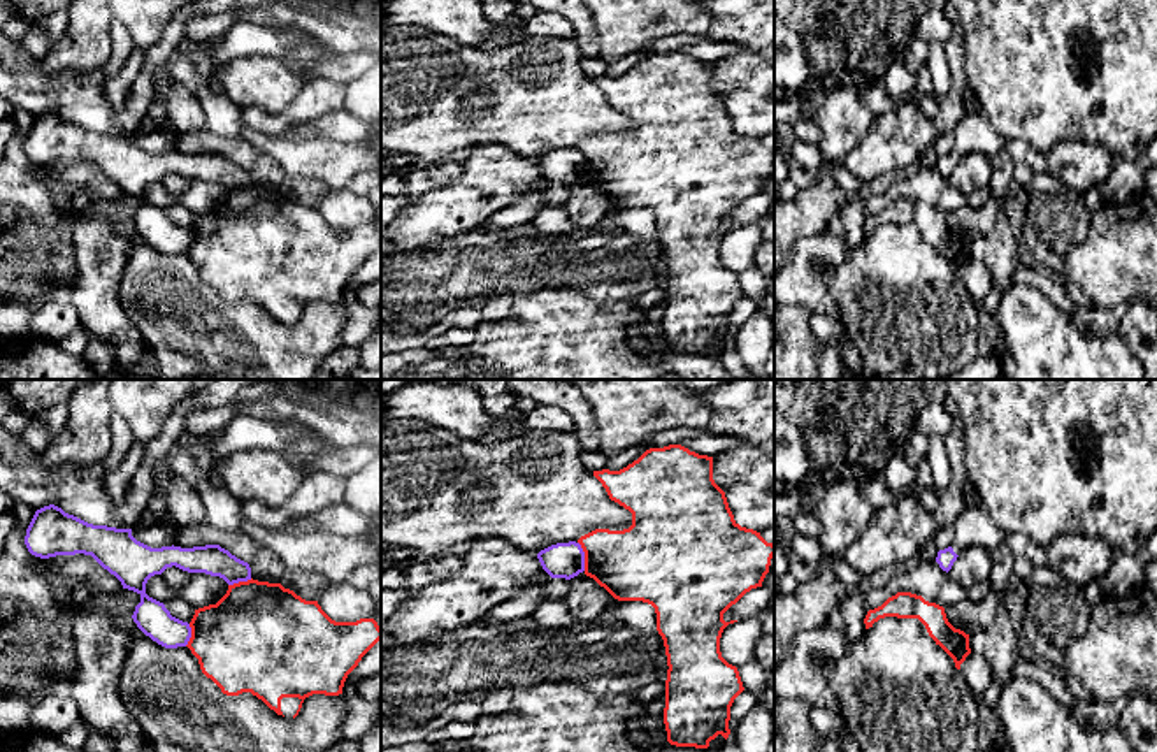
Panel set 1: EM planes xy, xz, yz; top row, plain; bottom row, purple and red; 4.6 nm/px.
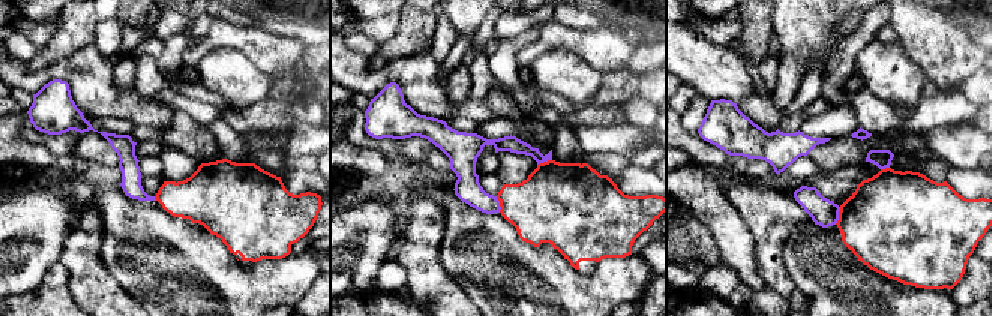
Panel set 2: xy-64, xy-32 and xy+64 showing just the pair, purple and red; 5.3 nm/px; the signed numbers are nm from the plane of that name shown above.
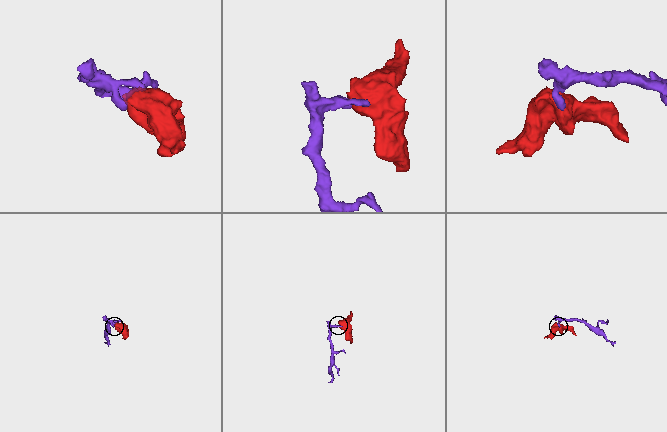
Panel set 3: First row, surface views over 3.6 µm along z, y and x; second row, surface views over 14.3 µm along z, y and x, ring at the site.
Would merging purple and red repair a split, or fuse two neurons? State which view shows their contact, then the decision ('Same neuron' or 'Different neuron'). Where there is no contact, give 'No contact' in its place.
Touches purple in xz. Different neuron

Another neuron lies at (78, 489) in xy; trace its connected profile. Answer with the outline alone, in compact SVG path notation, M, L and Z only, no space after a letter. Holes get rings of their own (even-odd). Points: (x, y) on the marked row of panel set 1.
M0 422L0 490L35 511L54 504L93 525L132 529L125 524L119 504L105 492L107 474L105 460L93 466L68 460L47 467L42 453L23 445Z

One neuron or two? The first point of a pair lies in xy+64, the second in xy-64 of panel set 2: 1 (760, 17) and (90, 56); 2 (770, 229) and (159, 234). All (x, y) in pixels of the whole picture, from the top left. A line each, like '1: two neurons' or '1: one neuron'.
1: two neurons
2: two neurons

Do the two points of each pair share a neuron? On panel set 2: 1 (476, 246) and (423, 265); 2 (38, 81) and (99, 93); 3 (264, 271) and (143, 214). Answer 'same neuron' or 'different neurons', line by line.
1: different neurons
2: same neuron
3: same neuron

